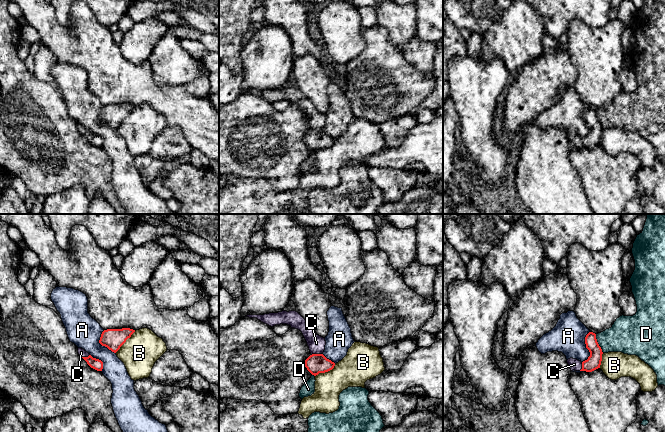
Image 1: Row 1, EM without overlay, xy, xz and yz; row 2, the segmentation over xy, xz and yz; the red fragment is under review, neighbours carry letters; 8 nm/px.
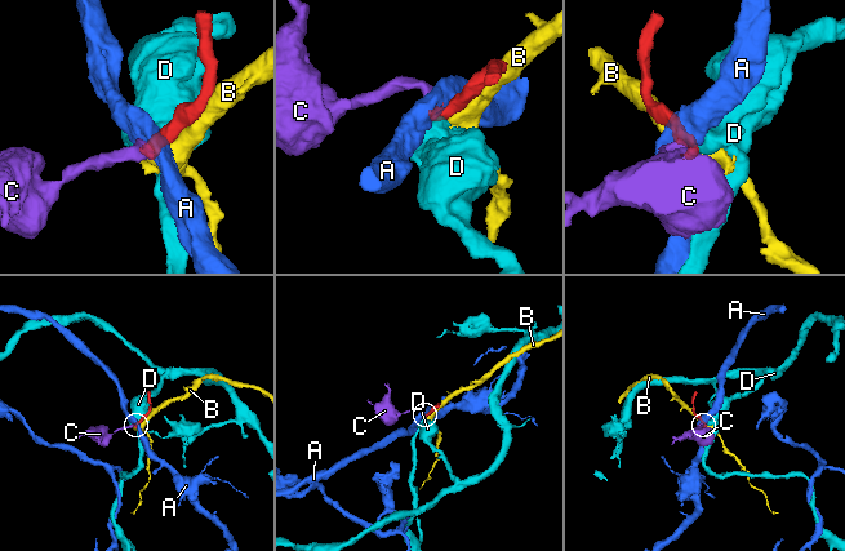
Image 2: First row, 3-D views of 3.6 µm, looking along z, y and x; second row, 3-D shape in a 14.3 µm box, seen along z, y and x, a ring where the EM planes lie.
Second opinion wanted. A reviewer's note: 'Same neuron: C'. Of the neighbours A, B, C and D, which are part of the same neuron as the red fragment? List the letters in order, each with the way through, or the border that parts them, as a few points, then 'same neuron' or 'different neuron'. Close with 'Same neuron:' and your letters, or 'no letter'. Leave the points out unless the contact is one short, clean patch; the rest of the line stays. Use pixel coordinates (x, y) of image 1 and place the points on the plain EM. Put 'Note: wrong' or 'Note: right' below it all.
A: border yz (590, 107), (585, 113), (585, 123), (589, 132), (582, 138); different neuron
B: different neuron
C: way xz (316, 139), (316, 130), (316, 119); same neuron
D: border yz (595, 110), (596, 117), (603, 128); different neuron
Same neuron: C
Note: right

